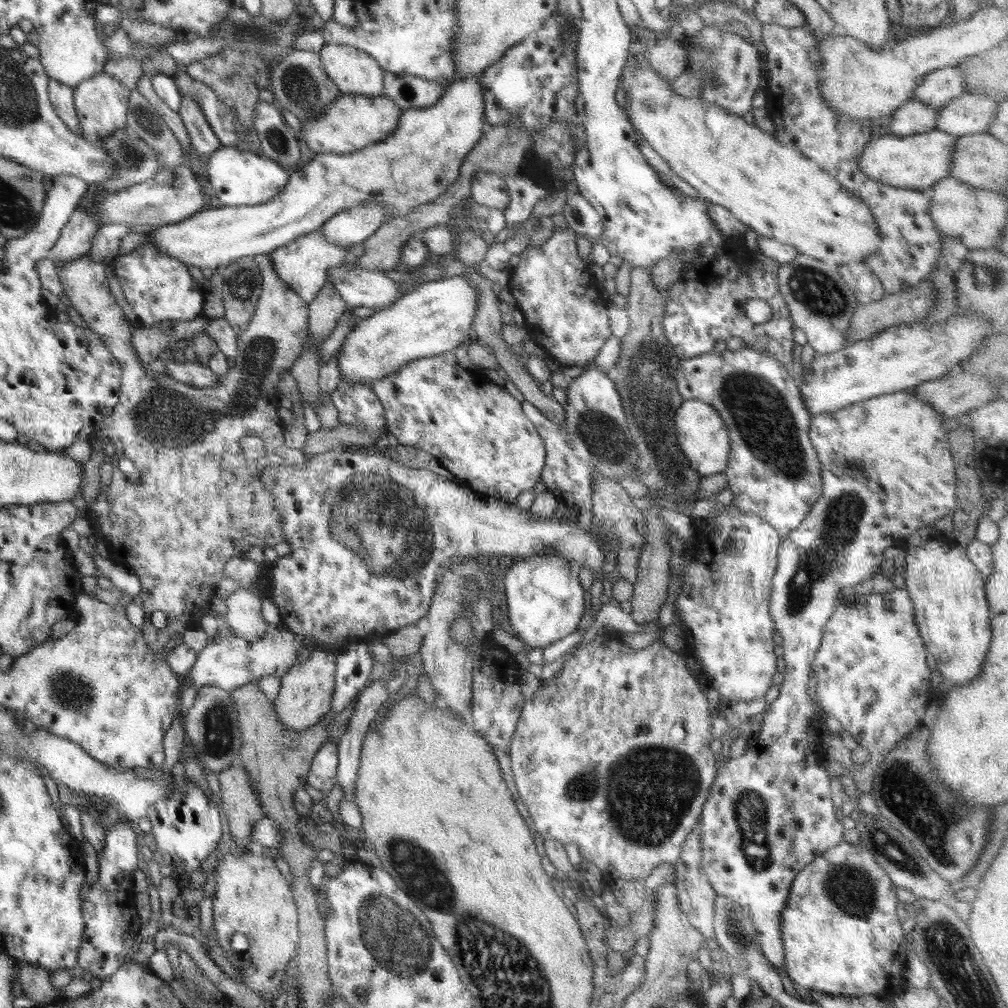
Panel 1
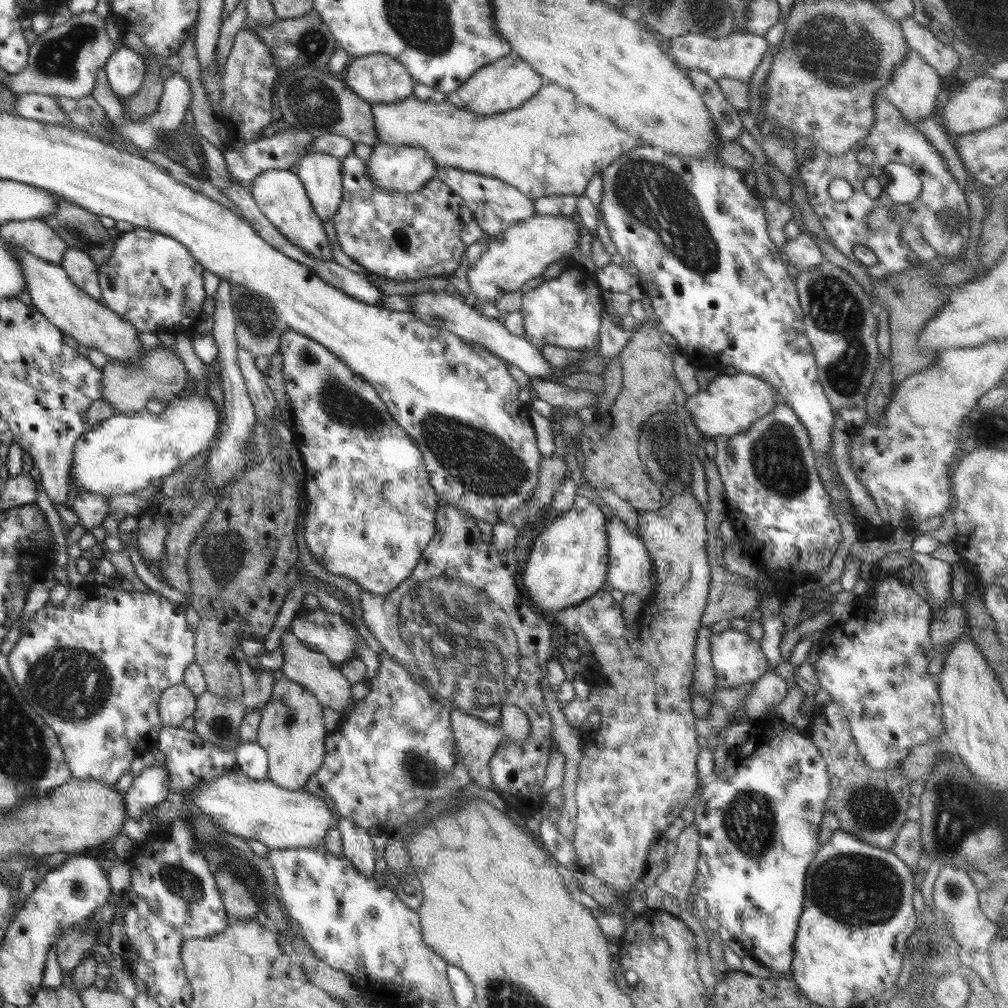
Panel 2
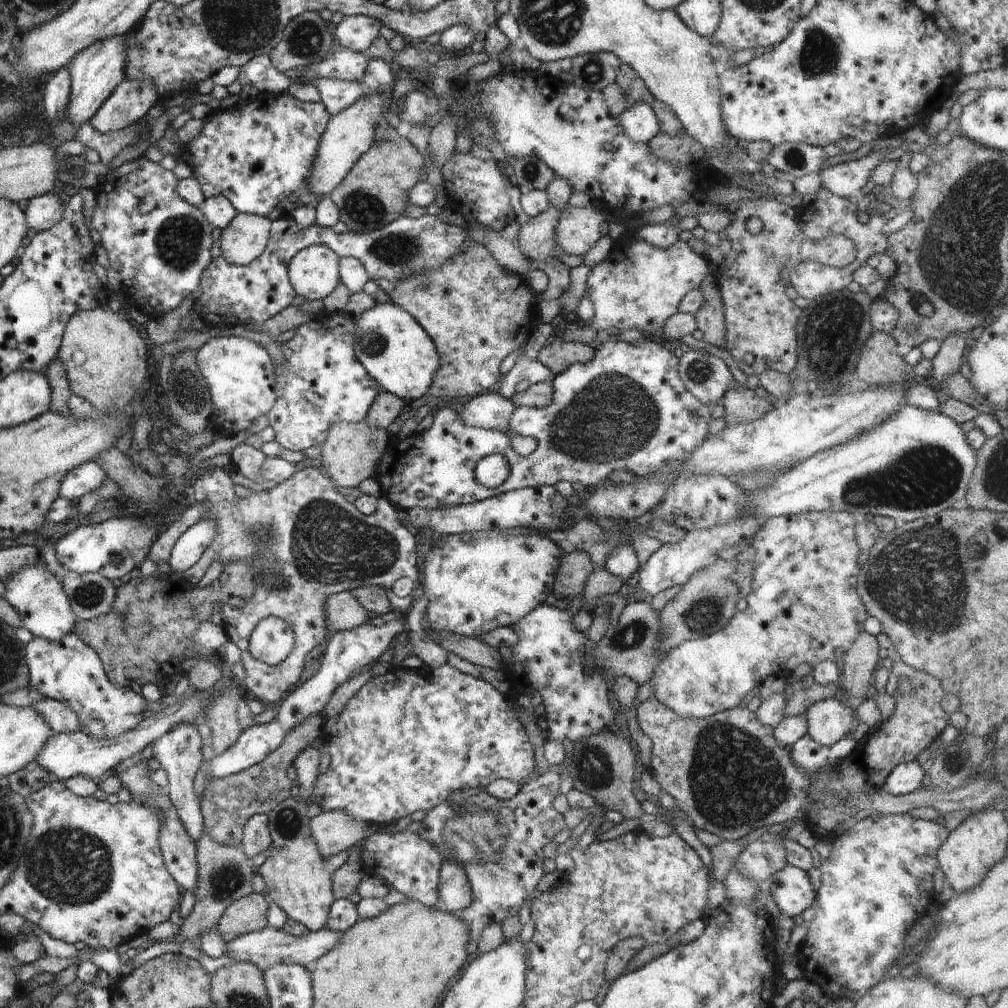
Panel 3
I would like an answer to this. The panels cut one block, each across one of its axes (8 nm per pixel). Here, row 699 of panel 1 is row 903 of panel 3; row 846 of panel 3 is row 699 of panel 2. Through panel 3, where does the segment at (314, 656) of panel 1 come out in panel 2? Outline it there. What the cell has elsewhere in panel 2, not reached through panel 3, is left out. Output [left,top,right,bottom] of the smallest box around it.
[257,678,328,790]

